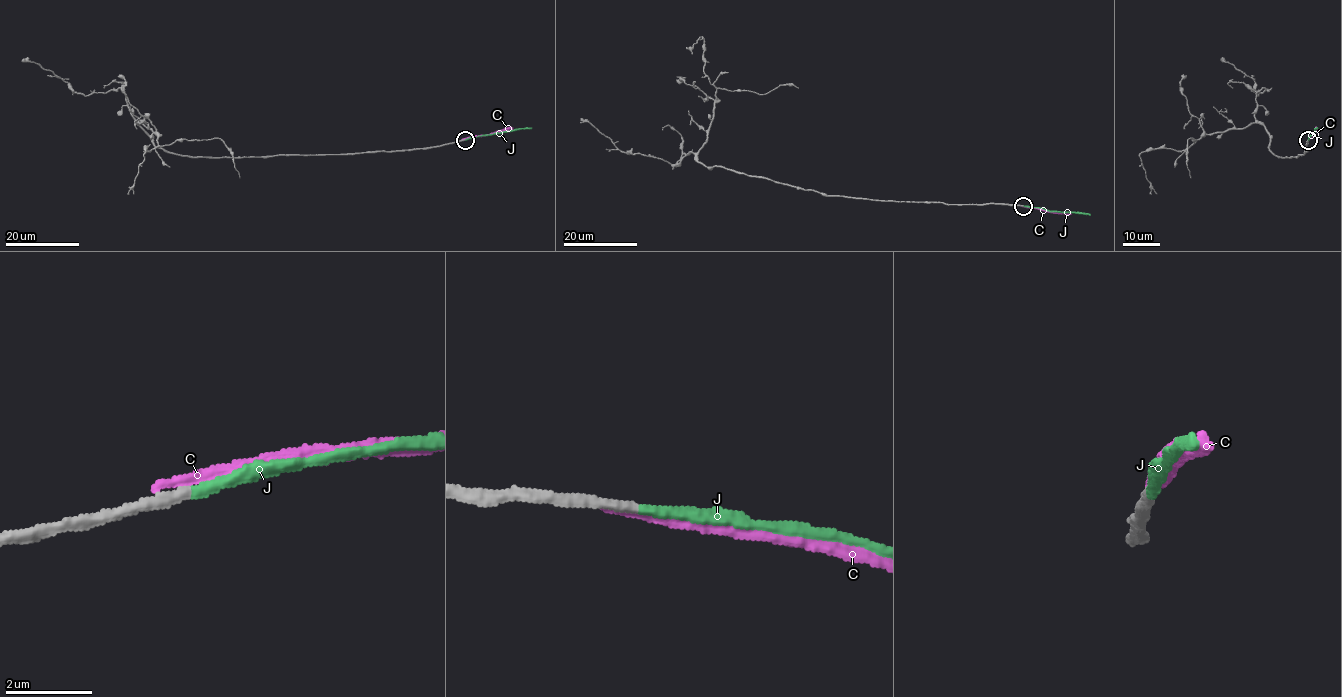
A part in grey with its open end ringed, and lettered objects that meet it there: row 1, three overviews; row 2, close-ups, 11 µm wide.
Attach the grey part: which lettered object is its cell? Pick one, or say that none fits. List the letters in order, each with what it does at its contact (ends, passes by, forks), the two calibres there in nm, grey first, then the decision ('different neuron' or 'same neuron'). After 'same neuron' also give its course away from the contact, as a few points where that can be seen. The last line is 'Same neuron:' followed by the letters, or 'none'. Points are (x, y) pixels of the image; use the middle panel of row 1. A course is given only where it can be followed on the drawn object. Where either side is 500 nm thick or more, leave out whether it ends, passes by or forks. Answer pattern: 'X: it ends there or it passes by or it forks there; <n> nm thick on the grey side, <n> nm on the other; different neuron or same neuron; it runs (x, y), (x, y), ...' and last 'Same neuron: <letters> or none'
C: it ends there; 300 nm thick on the grey side, 280 nm on the other; different neuron
J: it ends there; 260 nm thick on the grey side, 240 nm on the other; same neuron; it runs (1023, 205), (1090, 215)
Same neuron: J

